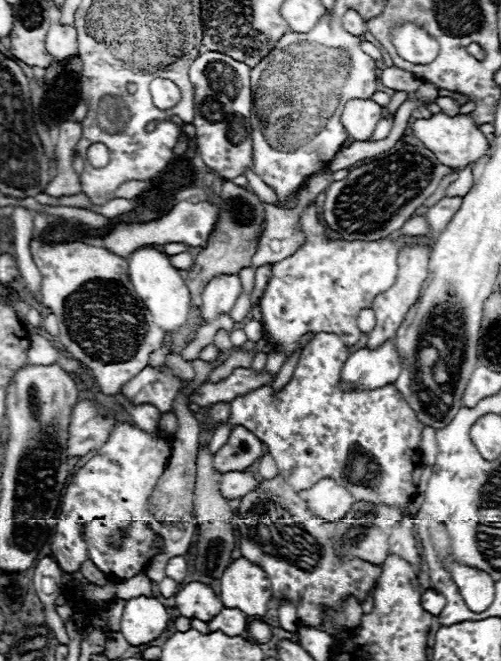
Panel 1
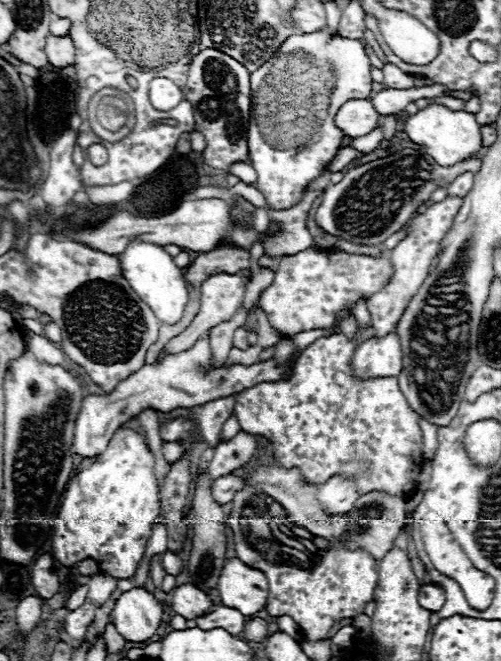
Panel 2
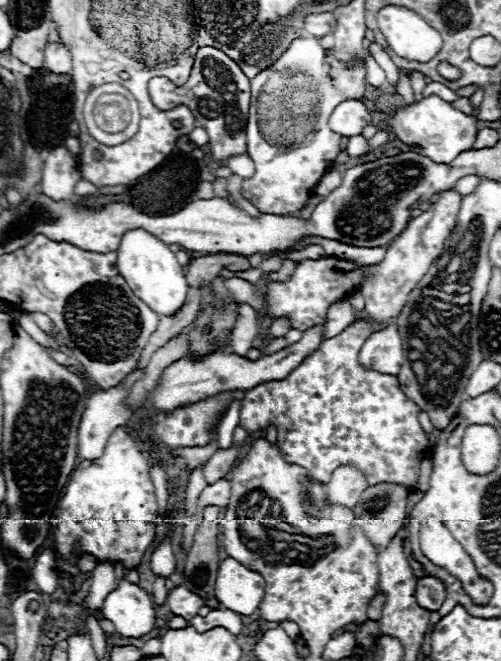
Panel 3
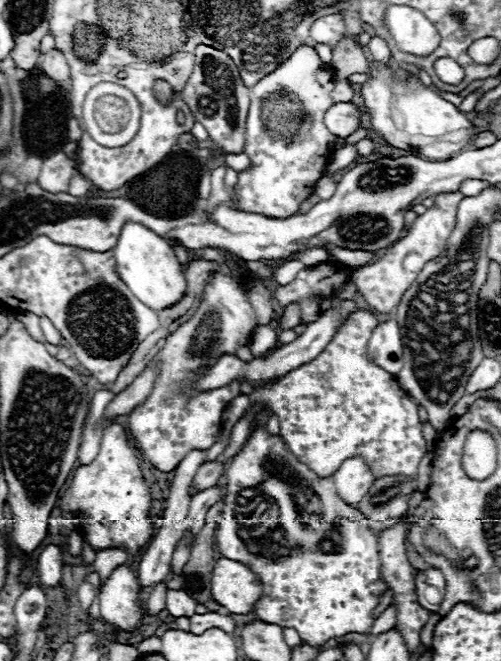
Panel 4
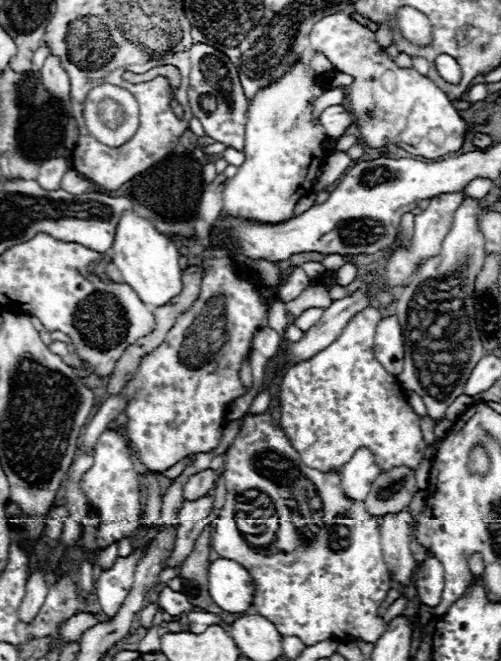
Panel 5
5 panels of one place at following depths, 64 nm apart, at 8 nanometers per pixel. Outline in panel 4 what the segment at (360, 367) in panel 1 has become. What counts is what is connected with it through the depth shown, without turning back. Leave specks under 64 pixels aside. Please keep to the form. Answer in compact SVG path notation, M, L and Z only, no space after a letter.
M388 320L374 330L366 346L366 356L382 370L394 376L398 374L402 368L402 338L394 320Z

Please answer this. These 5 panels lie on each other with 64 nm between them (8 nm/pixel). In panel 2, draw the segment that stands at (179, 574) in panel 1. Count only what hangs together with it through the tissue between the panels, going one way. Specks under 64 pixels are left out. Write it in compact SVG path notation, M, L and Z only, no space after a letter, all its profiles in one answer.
M164 552L164 554L162 554L162 564L164 564L164 570L166 570L166 574L172 574L172 576L178 576L178 574L182 574L182 568L184 568L184 564L182 564L182 560L180 560L176 554Z

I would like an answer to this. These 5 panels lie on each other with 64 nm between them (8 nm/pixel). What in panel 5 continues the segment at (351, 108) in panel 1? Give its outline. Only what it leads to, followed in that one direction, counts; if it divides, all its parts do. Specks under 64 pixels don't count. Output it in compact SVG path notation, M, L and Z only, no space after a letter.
M336 104L320 114L320 122L330 138L340 138L352 124L352 112L346 106Z

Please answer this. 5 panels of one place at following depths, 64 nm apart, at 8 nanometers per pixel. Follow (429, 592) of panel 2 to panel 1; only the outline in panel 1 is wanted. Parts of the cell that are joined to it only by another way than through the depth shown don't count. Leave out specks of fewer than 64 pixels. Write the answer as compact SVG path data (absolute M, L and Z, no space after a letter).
M426 590L420 600L422 600L422 608L426 612L430 612L432 616L438 616L442 612L442 608L444 608L444 598L436 590Z

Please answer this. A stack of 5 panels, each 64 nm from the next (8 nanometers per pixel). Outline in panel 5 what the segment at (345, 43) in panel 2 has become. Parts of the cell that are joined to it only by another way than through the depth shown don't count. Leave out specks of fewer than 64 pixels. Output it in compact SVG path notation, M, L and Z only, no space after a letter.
M298 60L294 66L288 68L288 72L276 80L258 90L254 100L248 108L248 122L246 122L246 144L244 154L246 162L238 168L236 176L226 182L224 188L224 208L222 214L230 216L242 216L242 218L254 218L260 222L286 222L294 214L294 206L300 198L312 194L312 182L316 178L316 172L320 170L326 154L322 144L328 140L326 130L320 122L312 122L312 108L314 102L328 92L328 80L320 78L304 68L304 62Z

